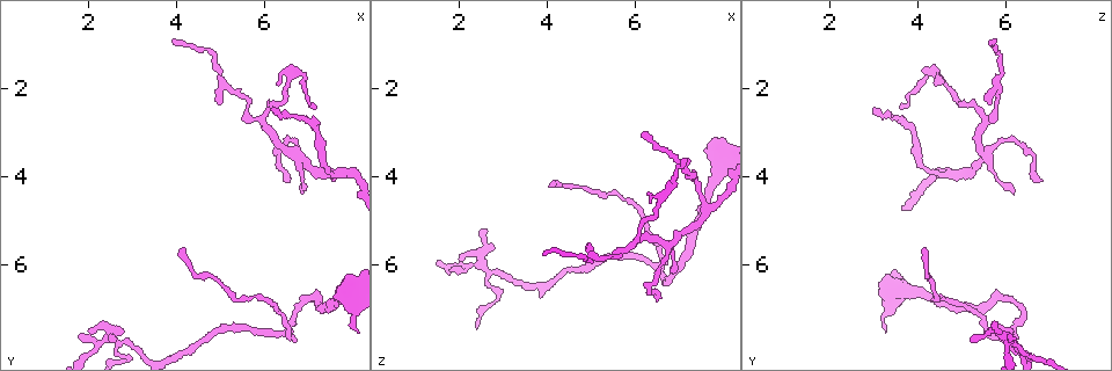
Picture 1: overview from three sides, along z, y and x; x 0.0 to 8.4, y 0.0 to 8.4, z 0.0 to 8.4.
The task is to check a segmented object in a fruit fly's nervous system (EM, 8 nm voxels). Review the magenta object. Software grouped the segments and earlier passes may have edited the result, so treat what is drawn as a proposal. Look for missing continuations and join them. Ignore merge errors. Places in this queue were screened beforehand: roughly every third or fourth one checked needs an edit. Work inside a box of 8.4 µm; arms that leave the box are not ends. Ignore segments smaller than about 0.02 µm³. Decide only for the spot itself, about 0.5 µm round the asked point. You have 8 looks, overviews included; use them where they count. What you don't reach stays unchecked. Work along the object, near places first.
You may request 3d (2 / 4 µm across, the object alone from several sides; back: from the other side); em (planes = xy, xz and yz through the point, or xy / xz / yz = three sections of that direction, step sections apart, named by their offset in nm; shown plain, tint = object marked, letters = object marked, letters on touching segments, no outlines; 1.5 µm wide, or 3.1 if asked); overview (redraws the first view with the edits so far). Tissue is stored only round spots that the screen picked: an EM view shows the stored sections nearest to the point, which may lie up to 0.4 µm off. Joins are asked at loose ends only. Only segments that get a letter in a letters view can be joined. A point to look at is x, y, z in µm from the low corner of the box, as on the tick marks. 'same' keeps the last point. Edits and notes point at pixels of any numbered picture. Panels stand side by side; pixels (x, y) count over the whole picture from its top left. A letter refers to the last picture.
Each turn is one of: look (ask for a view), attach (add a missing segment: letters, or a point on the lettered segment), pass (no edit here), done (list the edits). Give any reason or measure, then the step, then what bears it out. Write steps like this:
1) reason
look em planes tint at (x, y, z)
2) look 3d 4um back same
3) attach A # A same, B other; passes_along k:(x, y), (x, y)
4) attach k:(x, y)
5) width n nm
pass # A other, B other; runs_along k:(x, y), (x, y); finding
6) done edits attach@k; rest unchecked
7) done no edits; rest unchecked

tapers out
look em yz step 4 tint at (3.95, 0.90, 5.75)

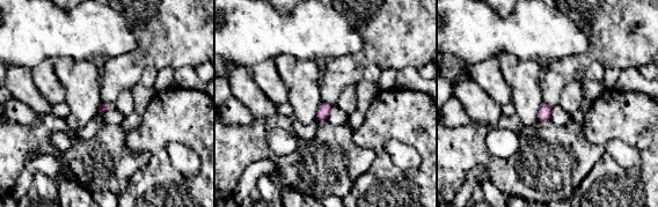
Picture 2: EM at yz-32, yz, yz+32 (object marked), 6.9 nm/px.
look em planes letters same

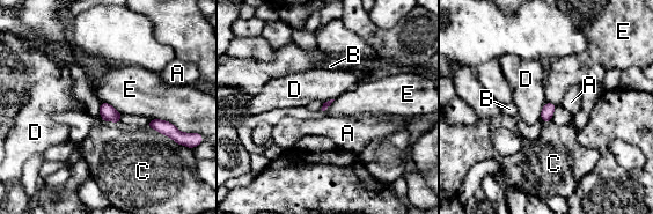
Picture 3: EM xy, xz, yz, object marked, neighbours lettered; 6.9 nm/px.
pass # A other, B other, C other, D other, E other; none of them fits

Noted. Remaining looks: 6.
tapers out
look em planes letters at (6.80, 4.40, 6.25)

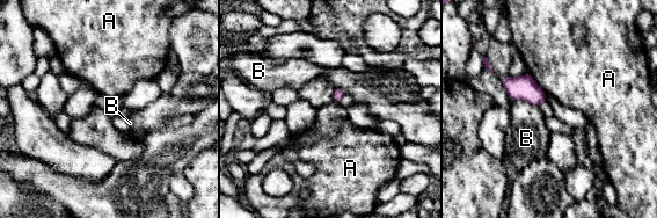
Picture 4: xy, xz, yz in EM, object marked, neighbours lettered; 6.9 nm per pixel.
pass # A other, B other; border 4:(512, 100), (525, 100), (538, 107); none of them fits

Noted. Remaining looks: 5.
thin end
look em planes letters at (2.50, 7.75, 5.15)

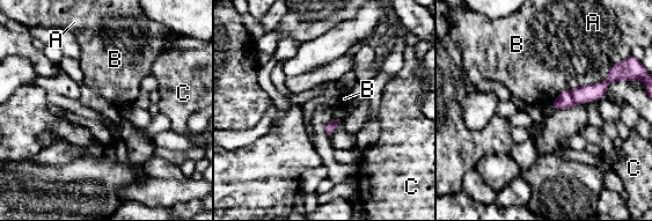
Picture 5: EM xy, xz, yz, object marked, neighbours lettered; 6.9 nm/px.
width 70 nm
pass # A other, B other, C other; border 5:(578, 86), (564, 89), (551, 104); none of them fits

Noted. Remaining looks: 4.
done no edits; rest unchecked

